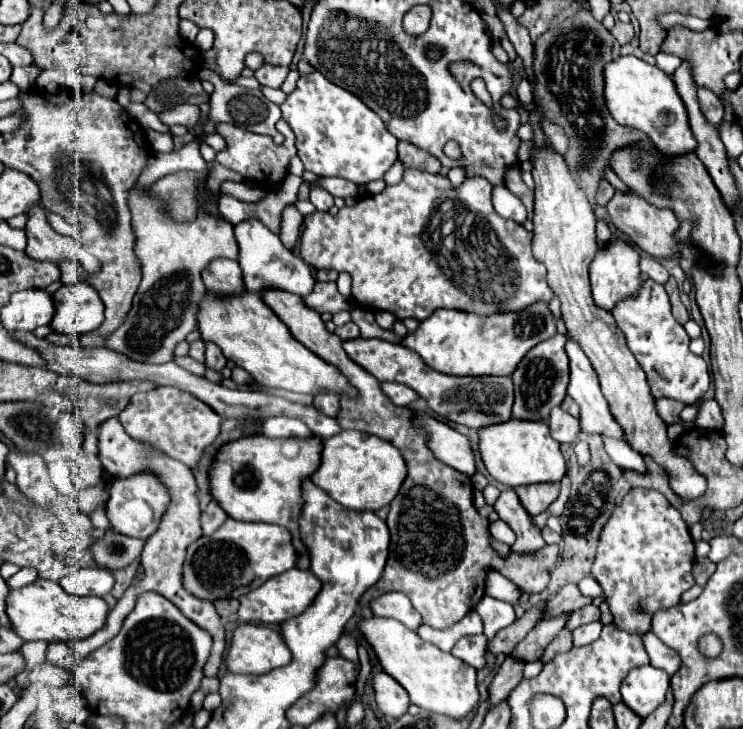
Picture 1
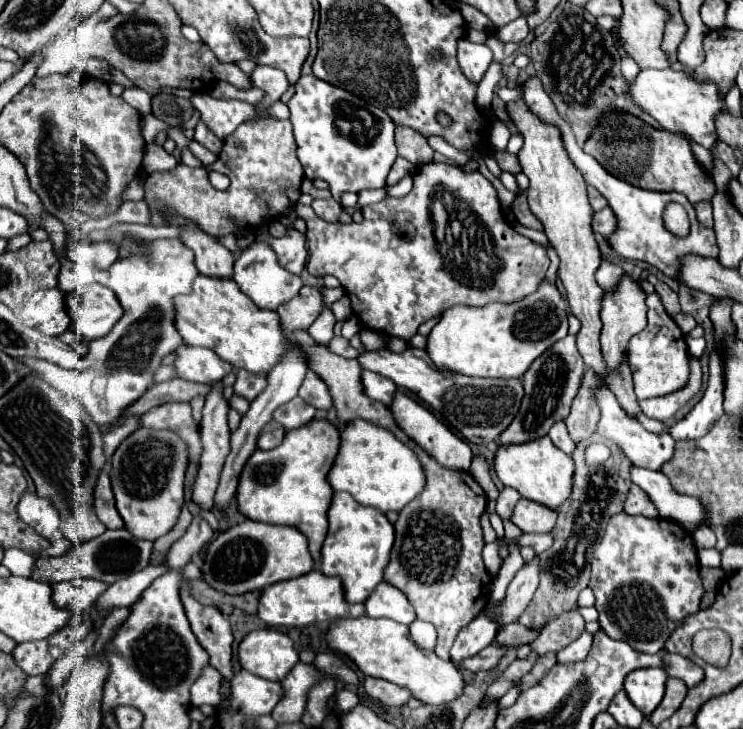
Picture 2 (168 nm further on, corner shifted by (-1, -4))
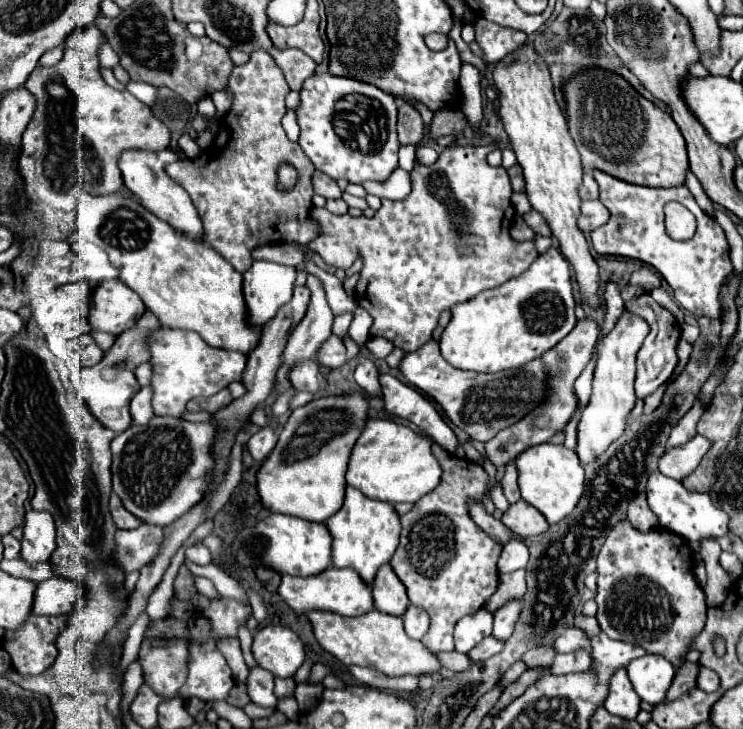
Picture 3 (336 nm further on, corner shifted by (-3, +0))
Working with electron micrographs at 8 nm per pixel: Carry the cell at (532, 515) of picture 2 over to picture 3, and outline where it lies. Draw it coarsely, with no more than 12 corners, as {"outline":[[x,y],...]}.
{"outline":[[522,499],[510,505],[502,523],[524,537],[550,527],[546,517]]}

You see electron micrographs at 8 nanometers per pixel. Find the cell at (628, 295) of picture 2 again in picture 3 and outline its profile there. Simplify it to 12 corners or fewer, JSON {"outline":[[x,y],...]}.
{"outline":[[624,309],[596,343],[582,463],[624,433],[648,323]]}

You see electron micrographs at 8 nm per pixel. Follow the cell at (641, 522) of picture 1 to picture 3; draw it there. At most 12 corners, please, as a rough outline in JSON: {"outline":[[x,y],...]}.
{"outline":[[628,519],[598,555],[598,625],[674,665],[706,623],[686,539]]}

